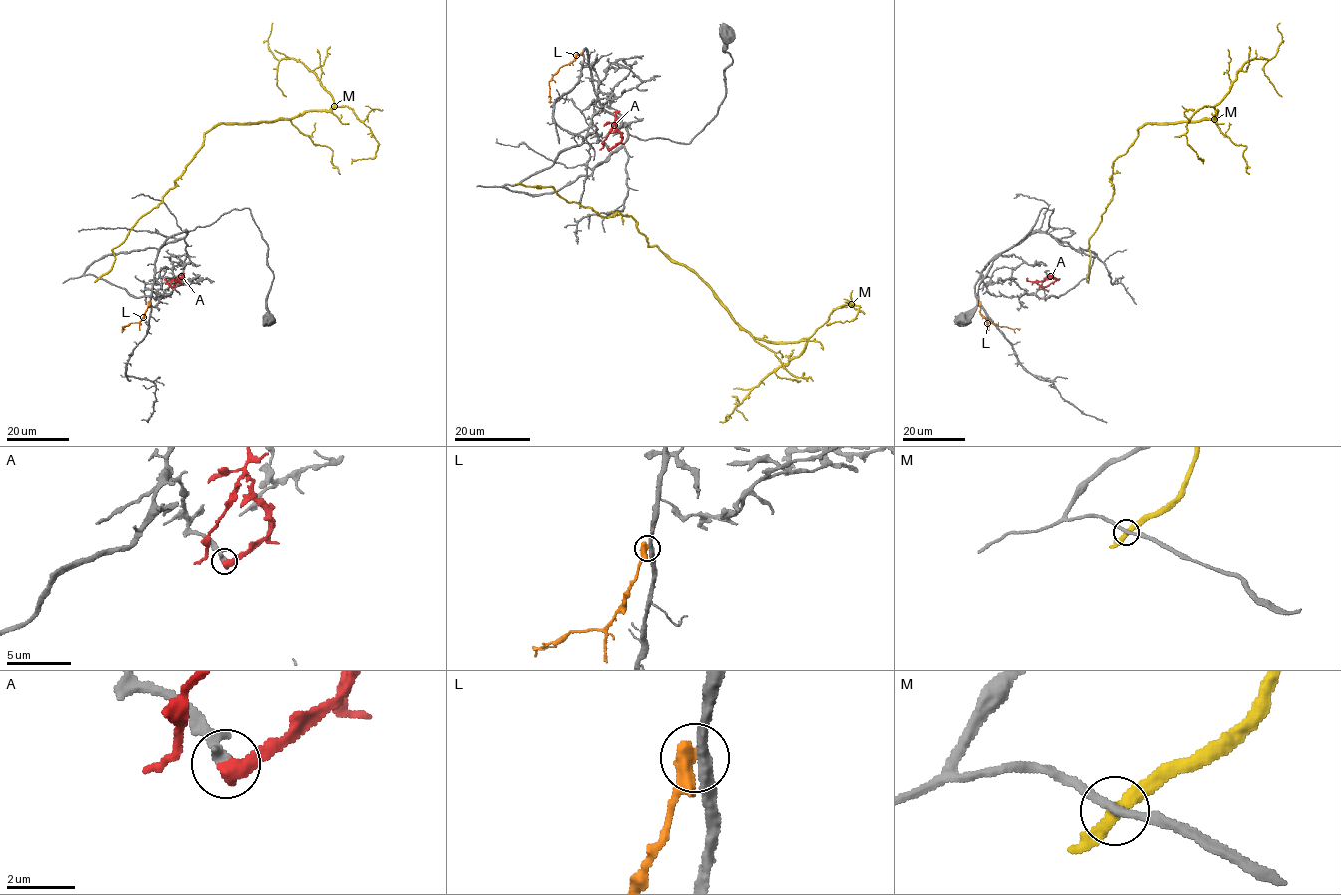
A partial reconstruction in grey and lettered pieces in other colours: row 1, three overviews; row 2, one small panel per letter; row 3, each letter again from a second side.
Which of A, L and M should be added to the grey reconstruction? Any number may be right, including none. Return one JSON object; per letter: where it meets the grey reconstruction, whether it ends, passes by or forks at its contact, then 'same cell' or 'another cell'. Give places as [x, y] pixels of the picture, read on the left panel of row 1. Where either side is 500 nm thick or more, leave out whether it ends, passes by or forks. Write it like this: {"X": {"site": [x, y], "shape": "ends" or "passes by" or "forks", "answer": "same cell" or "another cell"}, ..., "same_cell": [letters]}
{"A": {"site": [171, 279], "shape": "passes by", "answer": "same cell"}, "L": {"site": [149, 303], "answer": "another cell"}, "M": {"site": [98, 278], "shape": "passes by", "answer": "another cell"}, "same_cell": ["A"]}

